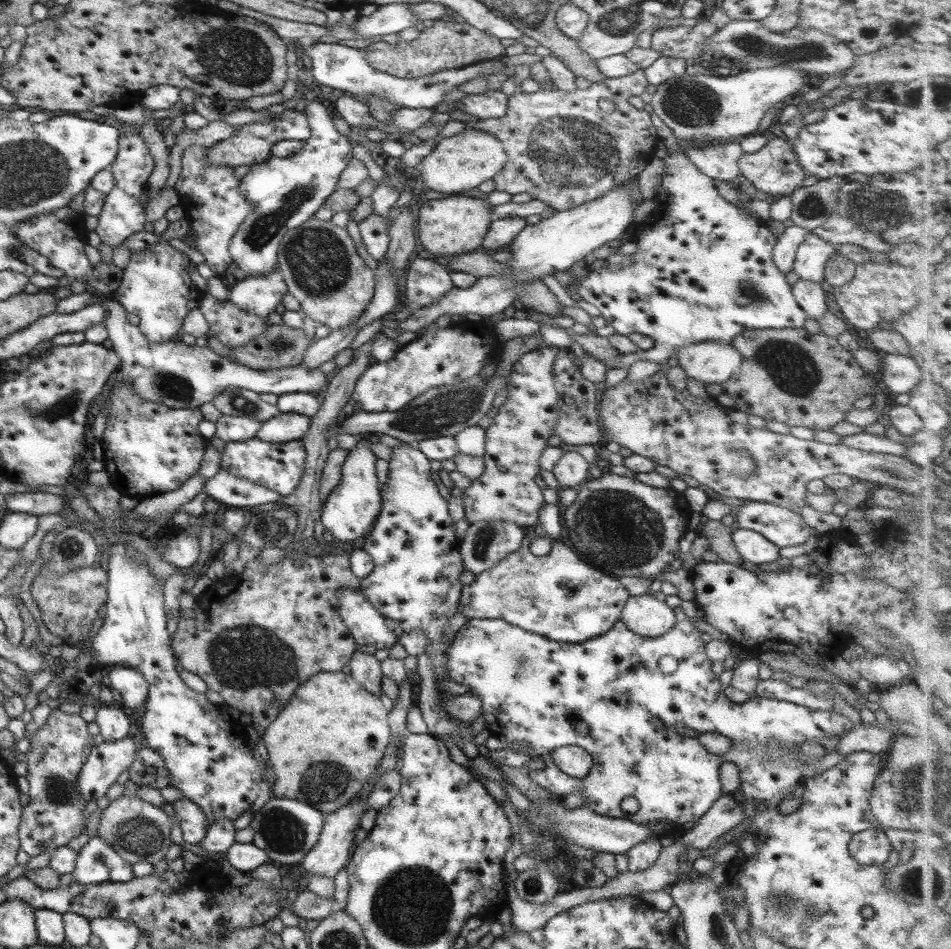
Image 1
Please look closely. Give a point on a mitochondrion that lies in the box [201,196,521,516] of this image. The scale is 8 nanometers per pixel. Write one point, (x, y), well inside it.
(318, 261)

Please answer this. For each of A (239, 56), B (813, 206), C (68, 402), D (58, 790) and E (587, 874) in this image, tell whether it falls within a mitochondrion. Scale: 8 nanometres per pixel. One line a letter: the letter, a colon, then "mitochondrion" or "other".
A: mitochondrion
B: mitochondrion
C: mitochondrion
D: mitochondrion
E: mitochondrion

